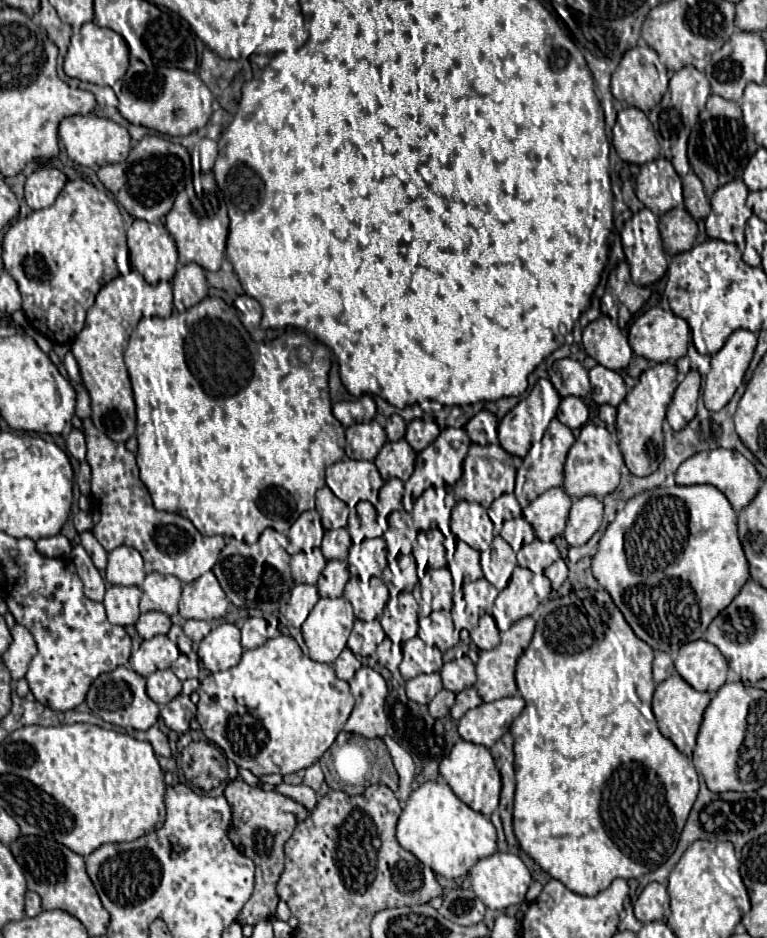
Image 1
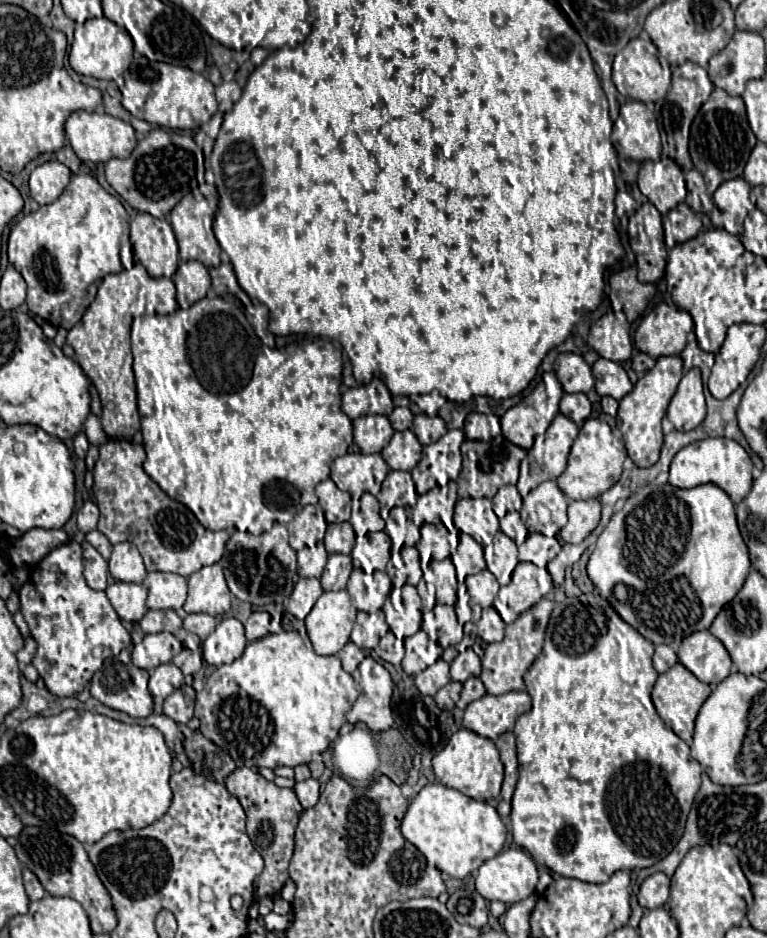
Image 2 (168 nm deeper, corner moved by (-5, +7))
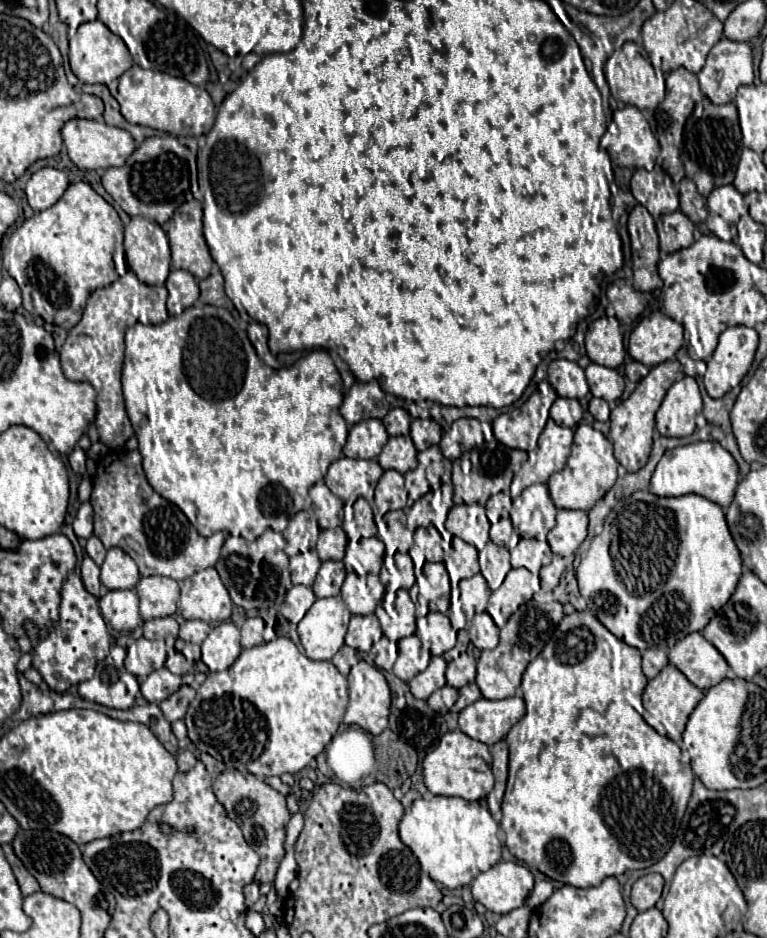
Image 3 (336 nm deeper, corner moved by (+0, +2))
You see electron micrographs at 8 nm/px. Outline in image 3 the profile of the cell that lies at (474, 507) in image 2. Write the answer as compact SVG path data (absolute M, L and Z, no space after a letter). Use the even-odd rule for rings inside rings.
M479 504L453 506L449 510L445 528L453 536L473 544L477 550L483 550L489 540L489 520L485 516L485 508Z

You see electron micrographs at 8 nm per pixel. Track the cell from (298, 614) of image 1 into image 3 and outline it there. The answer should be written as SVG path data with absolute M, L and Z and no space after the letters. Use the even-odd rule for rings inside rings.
M293 586L285 596L285 604L281 608L281 614L289 622L299 624L299 620L305 616L305 612L313 606L315 600L317 598L309 586Z

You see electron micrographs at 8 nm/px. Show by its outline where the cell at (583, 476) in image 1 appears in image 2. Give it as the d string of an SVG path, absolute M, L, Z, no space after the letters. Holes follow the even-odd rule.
M586 419L584 427L580 429L568 457L566 471L558 477L558 487L564 491L568 499L590 499L600 497L608 491L622 475L622 463L626 459L626 447L622 439L612 435L612 429L606 421L600 419Z

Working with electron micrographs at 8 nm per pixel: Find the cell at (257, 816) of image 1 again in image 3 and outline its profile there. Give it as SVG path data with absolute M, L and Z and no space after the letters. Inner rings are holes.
M225 770L223 774L219 774L213 782L213 792L215 792L217 800L221 802L221 806L225 808L227 818L231 818L239 824L247 844L261 856L261 864L255 874L255 882L273 884L279 862L285 856L285 828L291 818L291 814L285 806L285 796L279 794L277 790L273 790L261 778L257 778L249 772L239 772L239 770Z

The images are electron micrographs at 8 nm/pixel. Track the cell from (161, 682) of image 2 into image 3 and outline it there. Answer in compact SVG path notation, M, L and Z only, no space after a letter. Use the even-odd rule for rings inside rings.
M167 668L151 672L143 682L141 682L141 694L147 702L159 704L173 692L177 692L181 686L181 676L171 674Z

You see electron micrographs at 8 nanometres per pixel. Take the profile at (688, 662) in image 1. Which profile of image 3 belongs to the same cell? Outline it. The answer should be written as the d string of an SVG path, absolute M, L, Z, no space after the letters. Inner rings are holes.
M699 632L687 634L669 650L669 664L677 666L691 684L707 690L727 676L729 664Z

